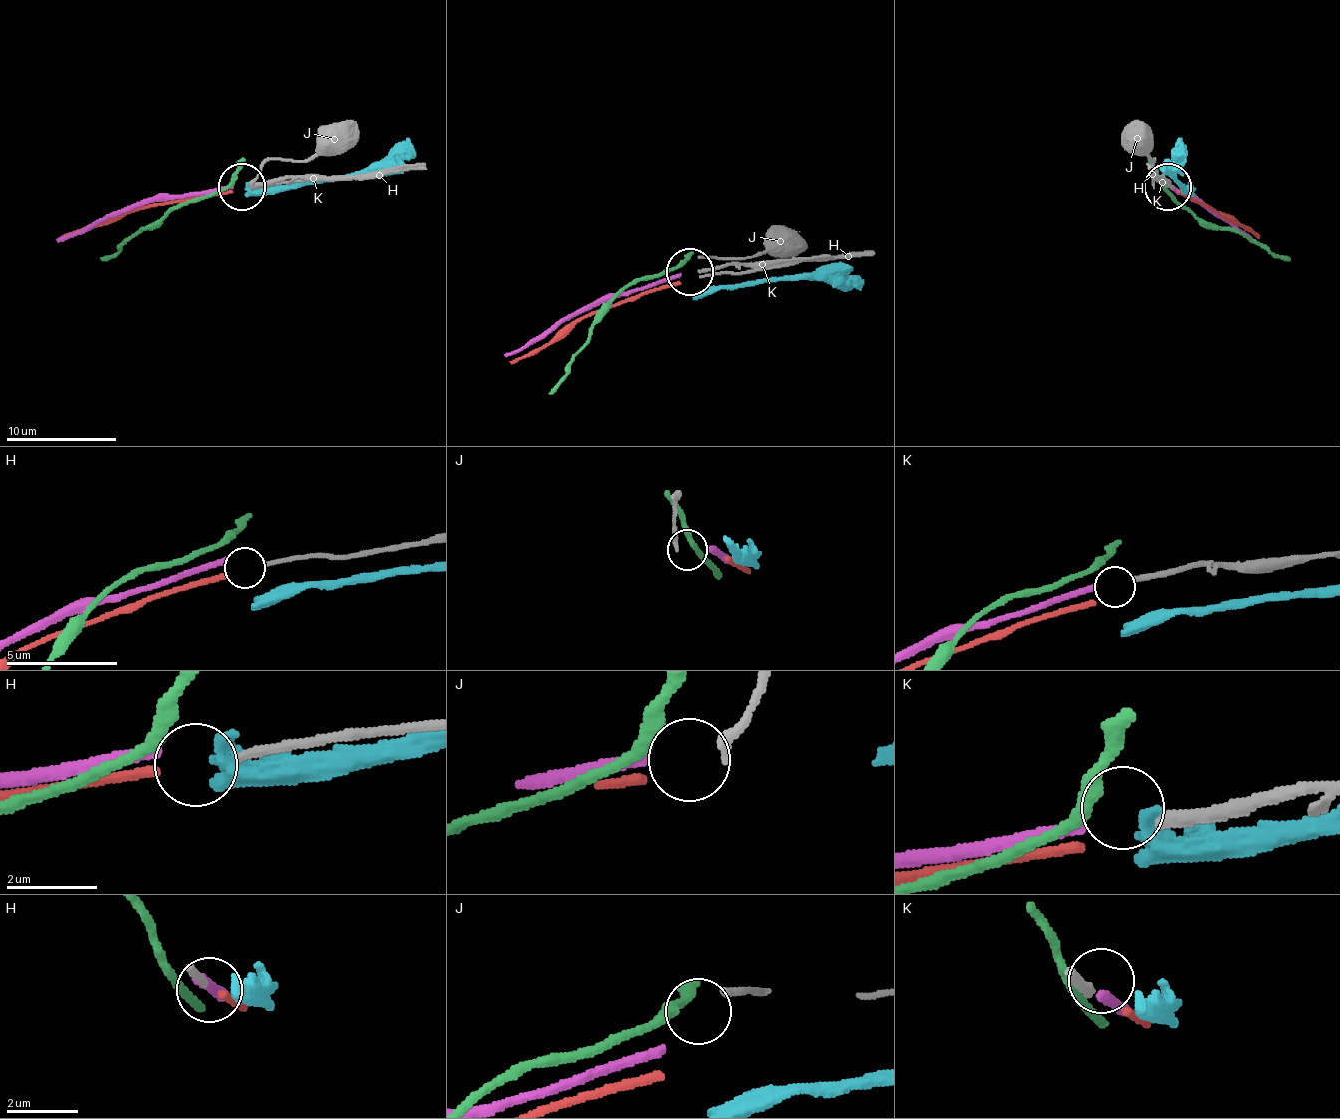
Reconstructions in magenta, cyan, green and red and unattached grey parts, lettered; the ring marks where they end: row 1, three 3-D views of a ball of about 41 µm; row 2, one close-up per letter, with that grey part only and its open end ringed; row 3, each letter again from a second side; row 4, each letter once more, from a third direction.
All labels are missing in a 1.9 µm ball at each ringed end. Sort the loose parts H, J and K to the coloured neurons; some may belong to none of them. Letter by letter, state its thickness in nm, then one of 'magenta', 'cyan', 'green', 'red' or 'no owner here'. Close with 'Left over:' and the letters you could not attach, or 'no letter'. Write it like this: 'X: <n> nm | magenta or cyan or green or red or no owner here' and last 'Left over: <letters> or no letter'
H: 180 nm | red
J: 240 nm | no owner here
K: 300 nm | magenta
Left over: J

